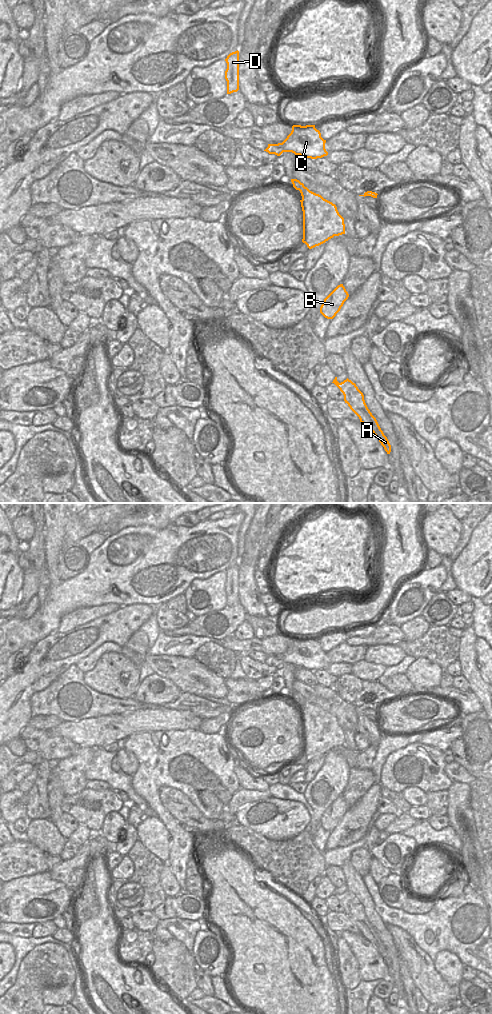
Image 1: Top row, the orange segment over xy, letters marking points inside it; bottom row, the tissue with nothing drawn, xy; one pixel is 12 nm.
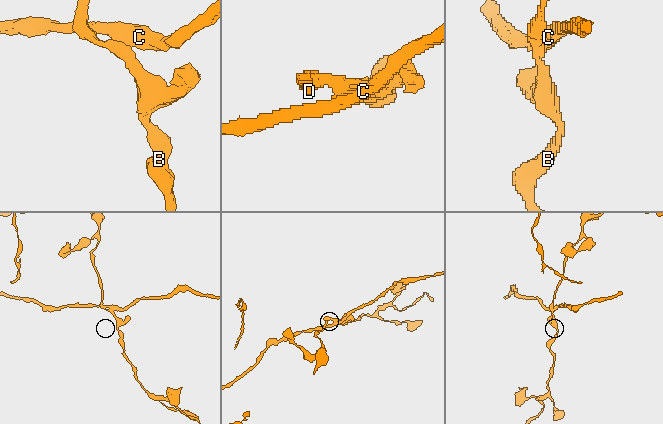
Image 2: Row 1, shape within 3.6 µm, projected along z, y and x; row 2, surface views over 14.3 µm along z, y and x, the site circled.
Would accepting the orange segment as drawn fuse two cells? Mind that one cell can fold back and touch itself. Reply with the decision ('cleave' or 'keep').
cleave

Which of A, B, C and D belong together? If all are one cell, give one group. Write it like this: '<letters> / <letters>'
A B D / C

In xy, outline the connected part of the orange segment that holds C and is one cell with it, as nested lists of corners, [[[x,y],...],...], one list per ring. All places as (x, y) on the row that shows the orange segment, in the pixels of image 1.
[[[293,125],[291,133],[278,145],[283,152],[292,152],[295,155],[317,159],[328,155],[325,143],[326,140],[321,137],[315,125]]]

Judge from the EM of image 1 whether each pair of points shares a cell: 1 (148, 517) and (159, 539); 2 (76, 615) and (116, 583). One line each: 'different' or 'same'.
1: different
2: different

